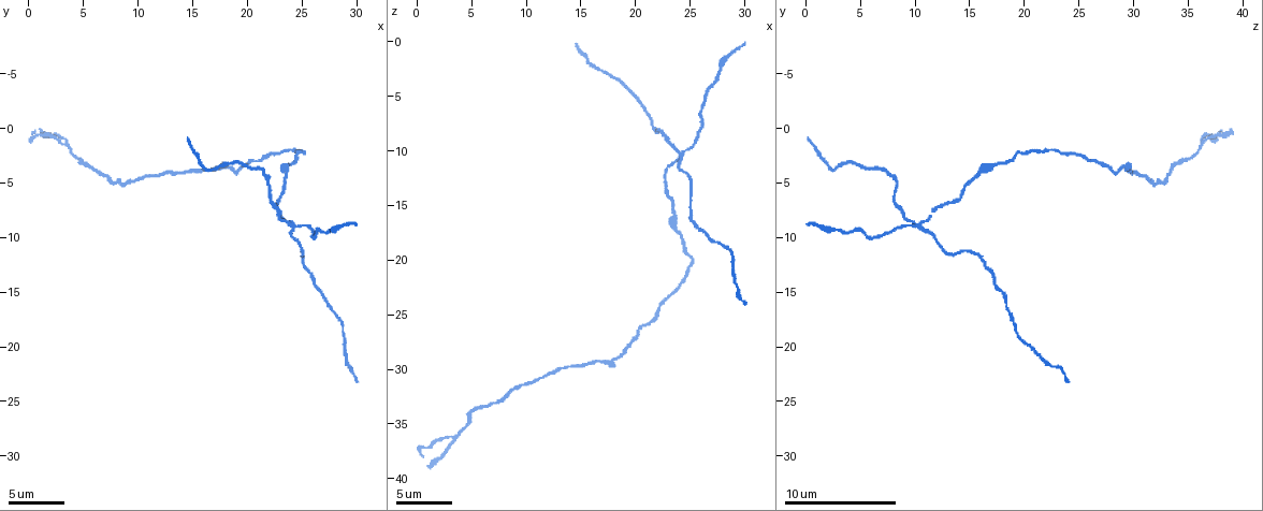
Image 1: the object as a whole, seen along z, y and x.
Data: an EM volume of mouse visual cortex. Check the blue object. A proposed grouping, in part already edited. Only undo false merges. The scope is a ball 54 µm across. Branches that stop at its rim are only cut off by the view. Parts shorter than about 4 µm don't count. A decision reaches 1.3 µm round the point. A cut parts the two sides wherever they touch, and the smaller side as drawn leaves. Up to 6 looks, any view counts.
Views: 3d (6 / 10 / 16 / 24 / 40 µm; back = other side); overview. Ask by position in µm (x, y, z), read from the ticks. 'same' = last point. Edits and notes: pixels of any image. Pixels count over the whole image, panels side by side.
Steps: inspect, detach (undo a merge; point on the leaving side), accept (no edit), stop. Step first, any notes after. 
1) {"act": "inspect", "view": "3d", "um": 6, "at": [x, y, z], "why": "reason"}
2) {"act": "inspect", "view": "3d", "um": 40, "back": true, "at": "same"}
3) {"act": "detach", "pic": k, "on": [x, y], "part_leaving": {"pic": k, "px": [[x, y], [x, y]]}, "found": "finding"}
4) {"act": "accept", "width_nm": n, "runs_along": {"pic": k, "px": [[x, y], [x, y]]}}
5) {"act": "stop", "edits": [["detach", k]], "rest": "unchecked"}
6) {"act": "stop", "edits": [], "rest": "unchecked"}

{"act": "inspect", "view": "3d", "um": 10, "at": [24.0, 9.2, 10.4], "why": "looks like a crossing"}

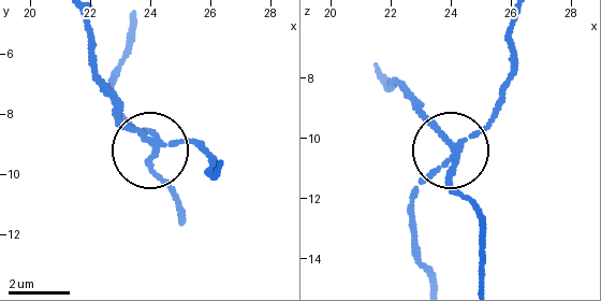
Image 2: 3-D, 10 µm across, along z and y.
{"act": "detach", "pic": 2, "on": [158, 175], "side_arm_um": 19, "part_leaving": {"pic": 2, "px": [[456, 156], [456, 191], [479, 223], [479, 276]]}, "found": "two neurons meet here"}

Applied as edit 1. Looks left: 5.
{"act": "inspect", "view": "3d", "um": 6, "at": [23.4, 4.4, 15.8], "why": "calibre changes"}

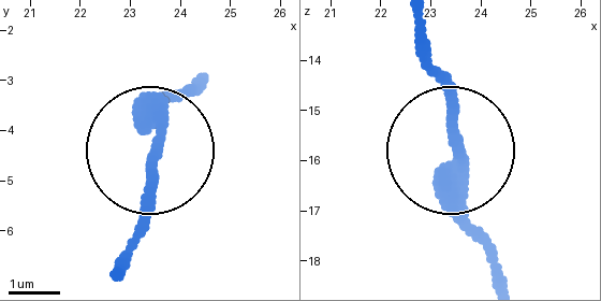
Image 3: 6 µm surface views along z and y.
{"act": "accept", "runs_along": {"pic": 3, "px": [[494, 282], [465, 205], [452, 85], [426, 42]]}, "found": "one neuron here"}

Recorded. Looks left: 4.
{"act": "inspect", "view": "3d", "um": 10, "at": [25.2, 2.4, 20.2]}

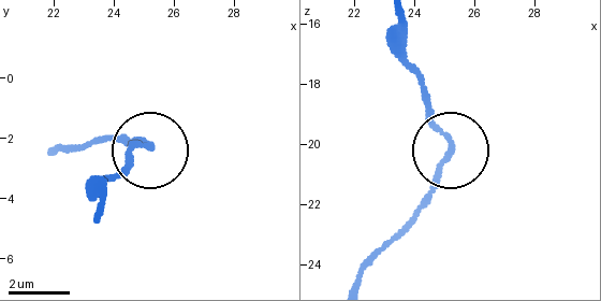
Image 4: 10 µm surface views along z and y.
{"act": "accept", "side_arm_um": 27, "runs_along": {"pic": 4, "px": [[451, 145], [407, 69]]}, "found": "all the same neuron"}

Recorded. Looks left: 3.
{"act": "stop", "edits": [["detach", 2]], "rest": "unchecked"}

